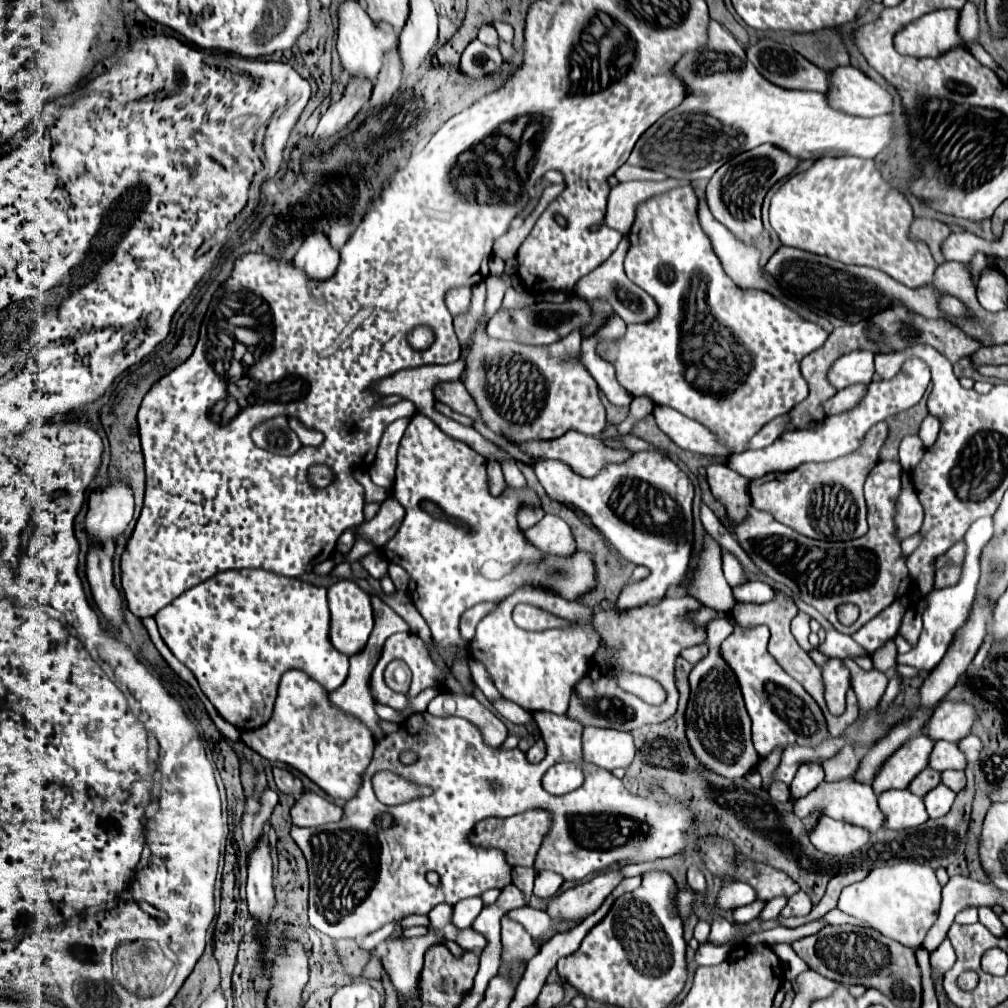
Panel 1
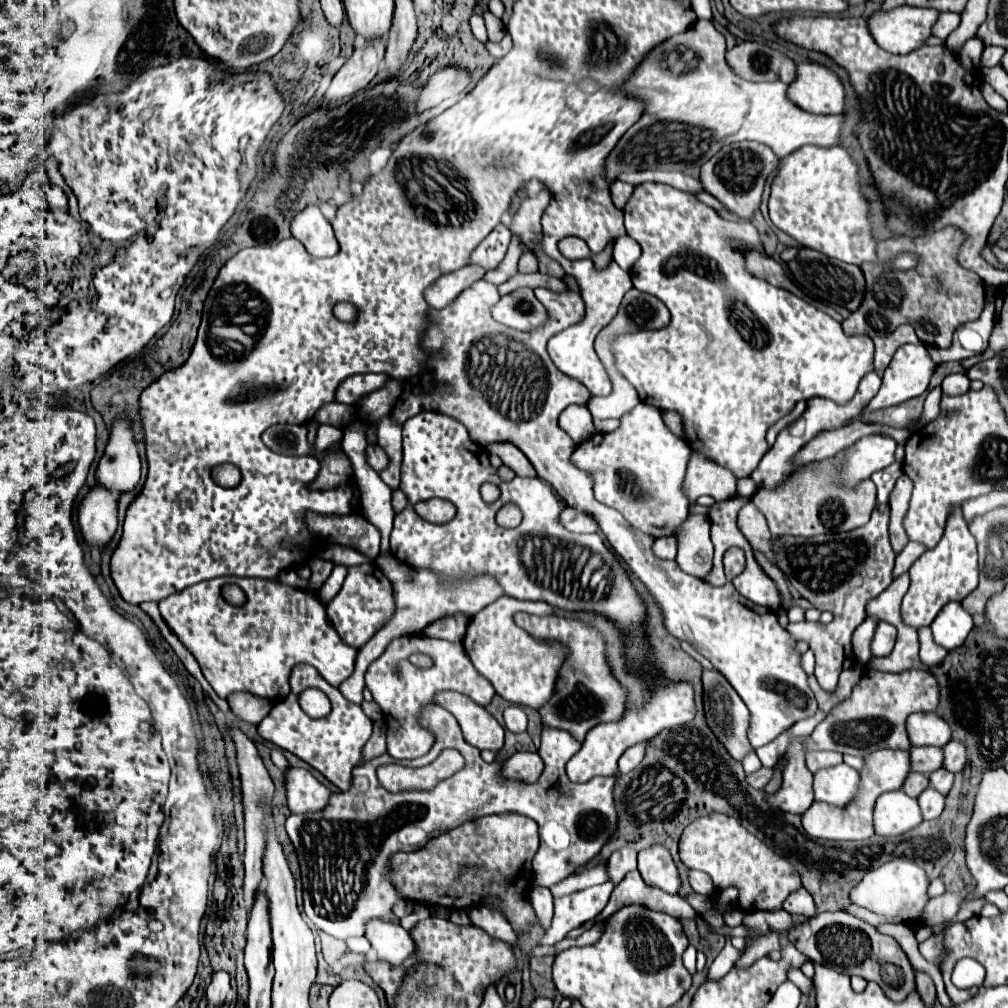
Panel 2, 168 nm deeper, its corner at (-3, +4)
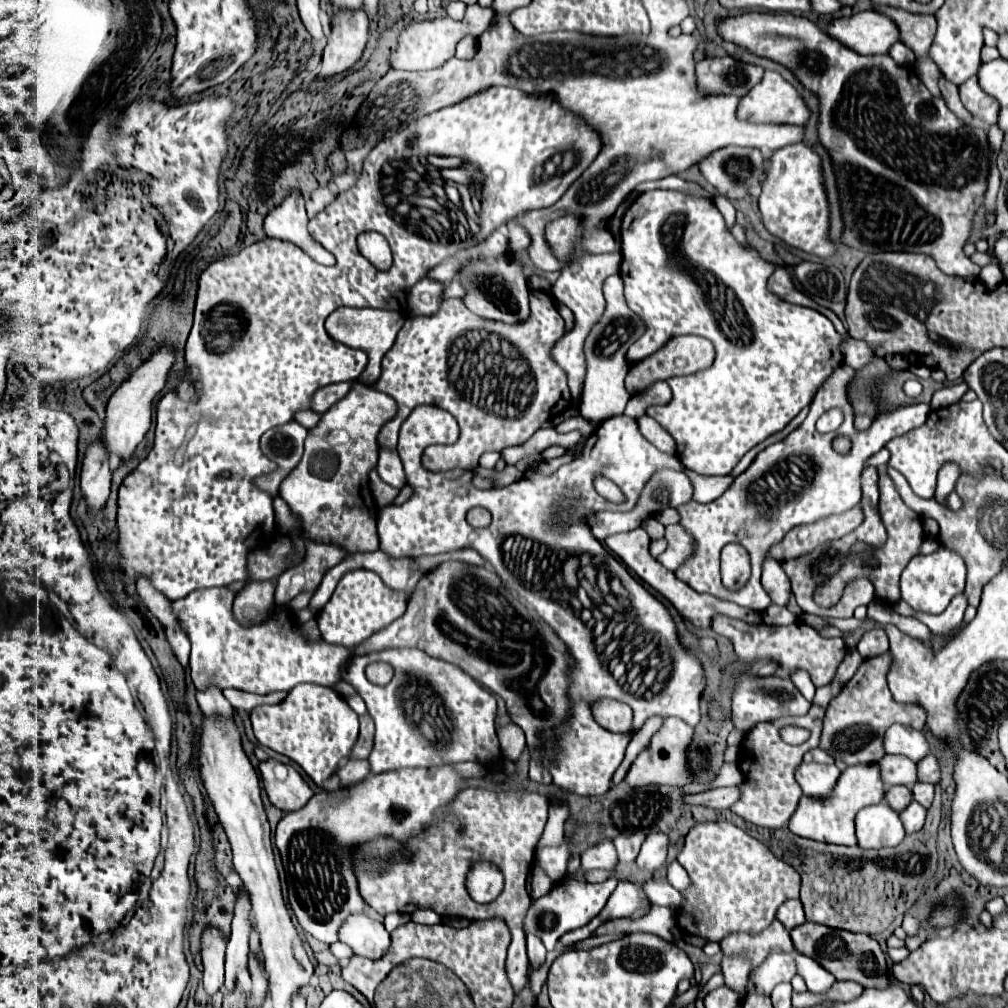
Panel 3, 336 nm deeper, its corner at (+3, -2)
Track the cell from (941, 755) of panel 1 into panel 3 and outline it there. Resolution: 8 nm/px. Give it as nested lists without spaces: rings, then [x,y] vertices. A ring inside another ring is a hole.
[[[883,756],[879,762],[879,770],[881,770],[881,780],[885,786],[893,786],[893,784],[903,784],[907,788],[911,788],[917,782],[917,764],[909,762],[909,758],[901,758],[901,756]]]

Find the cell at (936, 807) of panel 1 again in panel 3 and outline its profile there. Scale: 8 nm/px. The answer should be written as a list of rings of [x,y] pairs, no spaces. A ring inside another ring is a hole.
[[[911,802],[911,804],[905,808],[905,812],[899,814],[899,816],[901,816],[901,822],[903,822],[903,826],[905,826],[905,832],[907,832],[907,834],[913,834],[913,832],[921,830],[921,826],[923,826],[923,822],[925,822],[925,814],[927,814],[927,810],[925,810],[923,806],[917,806],[917,802]]]

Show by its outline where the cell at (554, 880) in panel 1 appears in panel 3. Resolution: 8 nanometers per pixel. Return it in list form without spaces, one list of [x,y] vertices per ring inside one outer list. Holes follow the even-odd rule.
[[[527,934],[527,956],[529,956],[529,962],[531,962],[531,970],[537,970],[543,962],[545,962],[545,946],[543,942],[533,936],[533,934]]]

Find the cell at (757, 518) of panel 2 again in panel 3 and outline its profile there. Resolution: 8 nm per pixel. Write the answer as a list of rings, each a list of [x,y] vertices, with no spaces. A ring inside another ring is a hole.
[[[767,558],[763,564],[763,588],[769,594],[771,602],[777,606],[787,606],[789,596],[791,596],[791,584],[787,574],[783,572],[781,564],[773,558]]]

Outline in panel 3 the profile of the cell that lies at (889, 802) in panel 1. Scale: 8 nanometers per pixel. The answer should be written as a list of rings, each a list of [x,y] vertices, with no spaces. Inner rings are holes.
[[[879,802],[875,806],[859,810],[855,816],[857,844],[861,848],[891,848],[897,846],[905,830],[901,826],[899,814],[887,806],[887,802]]]

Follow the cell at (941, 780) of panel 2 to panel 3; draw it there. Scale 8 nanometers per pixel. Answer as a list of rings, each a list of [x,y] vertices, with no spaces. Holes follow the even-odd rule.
[[[919,782],[919,784],[913,786],[913,800],[919,802],[921,806],[929,808],[931,802],[933,802],[933,790],[935,790],[933,784],[923,784],[923,782]]]

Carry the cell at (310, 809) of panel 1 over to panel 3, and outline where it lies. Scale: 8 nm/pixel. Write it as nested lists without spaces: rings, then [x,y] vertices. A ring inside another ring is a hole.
[[[273,758],[259,764],[259,776],[263,780],[263,788],[271,800],[273,806],[285,812],[293,812],[303,808],[309,798],[313,796],[313,790],[303,780],[303,776],[289,764],[281,764]]]

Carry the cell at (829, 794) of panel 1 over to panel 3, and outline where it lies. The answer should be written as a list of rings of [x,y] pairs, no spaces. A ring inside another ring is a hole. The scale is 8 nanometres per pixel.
[[[801,762],[795,770],[795,780],[801,786],[805,796],[821,798],[829,794],[835,786],[841,770],[835,764],[817,764],[817,762]]]

